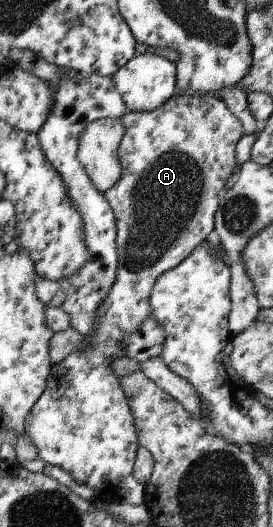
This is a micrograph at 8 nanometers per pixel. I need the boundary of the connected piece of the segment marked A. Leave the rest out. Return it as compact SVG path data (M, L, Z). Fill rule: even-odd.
M177 93L171 96L166 104L163 104L163 106L157 108L155 111L126 112L121 117L121 120L123 120L125 129L127 129L124 139L121 142L119 153L120 164L123 166L123 176L114 187L104 194L116 216L116 244L119 250L120 262L117 270L116 283L112 287L112 291L109 292L108 299L105 300L98 312L96 334L91 339L85 339L86 342L92 342L93 345L88 350L85 350L85 352L73 352L68 358L65 358L65 361L51 366L51 377L48 380L48 387L44 395L35 404L29 416L27 416L25 430L27 430L28 440L40 450L38 459L43 460L43 462L50 466L61 468L65 474L70 475L70 478L75 483L91 488L91 491L95 492L95 499L120 501L129 505L141 505L146 499L144 485L131 476L131 474L134 474L133 462L135 462L135 452L137 452L138 434L136 433L135 420L121 382L119 382L119 378L117 378L111 369L110 363L115 357L127 356L127 349L124 348L123 340L128 338L130 333L139 331L141 324L151 316L153 312L151 295L153 288L157 284L157 280L165 275L165 273L176 268L179 264L182 264L185 258L190 256L193 250L201 246L208 236L214 235L215 213L219 210L220 196L225 191L225 188L229 186L229 182L231 182L231 178L235 174L237 168L236 148L237 144L244 137L244 126L243 122L233 114L232 110L224 102L219 102L219 98L213 98L213 96L208 96L207 94L198 95L197 93Z

